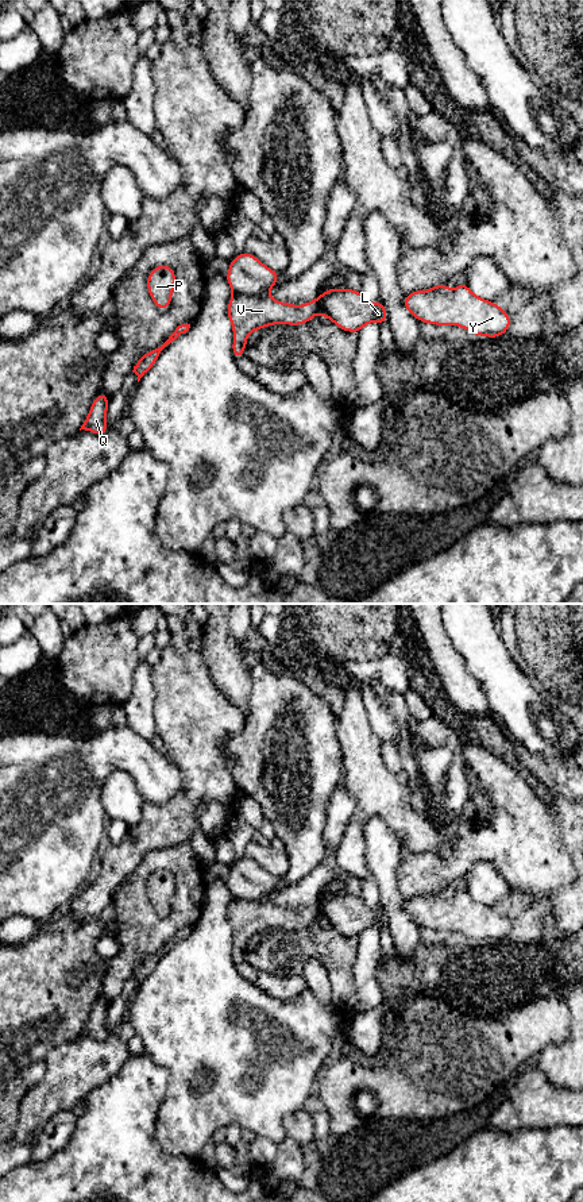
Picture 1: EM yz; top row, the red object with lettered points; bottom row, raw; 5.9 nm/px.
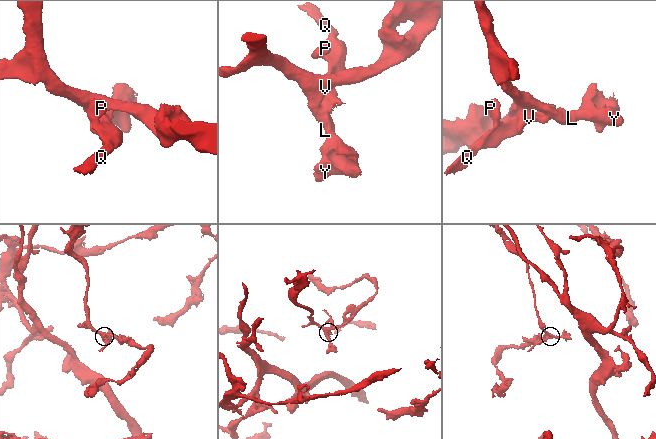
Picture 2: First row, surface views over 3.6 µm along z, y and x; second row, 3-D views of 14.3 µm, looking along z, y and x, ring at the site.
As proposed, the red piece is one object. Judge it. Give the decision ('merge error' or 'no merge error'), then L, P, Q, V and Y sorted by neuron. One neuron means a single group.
merge error | L Y / P Q V

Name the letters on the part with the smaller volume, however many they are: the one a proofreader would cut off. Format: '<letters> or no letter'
P, Q, V

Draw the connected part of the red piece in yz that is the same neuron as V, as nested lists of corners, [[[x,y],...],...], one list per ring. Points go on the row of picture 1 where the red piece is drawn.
[[[233,294],[227,313],[233,328],[232,355],[238,361],[244,355],[247,338],[254,330],[271,324],[306,324],[314,315],[321,313],[321,307],[318,298],[298,307],[277,301],[270,294]]]

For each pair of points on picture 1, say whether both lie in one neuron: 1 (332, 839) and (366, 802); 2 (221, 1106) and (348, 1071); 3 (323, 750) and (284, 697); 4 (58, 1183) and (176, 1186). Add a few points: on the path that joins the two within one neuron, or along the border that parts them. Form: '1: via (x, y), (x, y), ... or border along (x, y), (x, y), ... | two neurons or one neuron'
1: border along (343, 785), (355, 801), (352, 816) | two neurons
2: border along (320, 1075), (315, 1091) | two neurons
3: via (309, 736), (300, 727), (300, 721), (288, 711) | one neuron
4: via (88, 1183), (105, 1183), (114, 1187), (146, 1187) | one neuron

